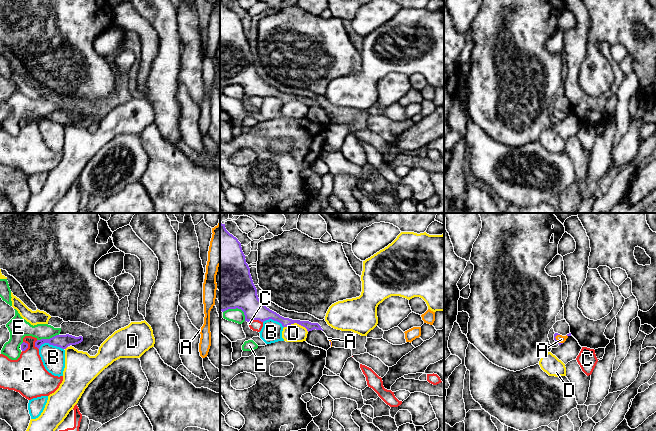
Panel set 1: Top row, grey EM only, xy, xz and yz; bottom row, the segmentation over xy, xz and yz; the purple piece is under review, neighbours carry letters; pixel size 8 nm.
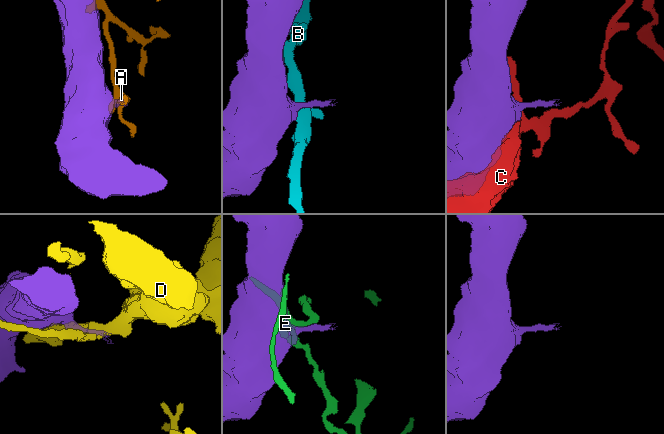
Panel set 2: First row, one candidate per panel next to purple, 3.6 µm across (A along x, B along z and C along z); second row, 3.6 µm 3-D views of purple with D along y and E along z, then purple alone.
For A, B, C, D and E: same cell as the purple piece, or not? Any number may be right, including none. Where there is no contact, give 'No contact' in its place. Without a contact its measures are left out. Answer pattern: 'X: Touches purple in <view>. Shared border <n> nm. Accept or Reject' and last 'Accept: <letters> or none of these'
A: Touches purple in yz. Shared border 90 nm. Accept
B: Touches purple in xy. Shared border 200 nm. Reject
C: Touches purple in xz. Shared border 120 nm. Reject
D: Touches purple in xz. Shared border 200 nm. Reject
E: Touches purple in xz. Shared border 200 nm. Reject
Accept: A

